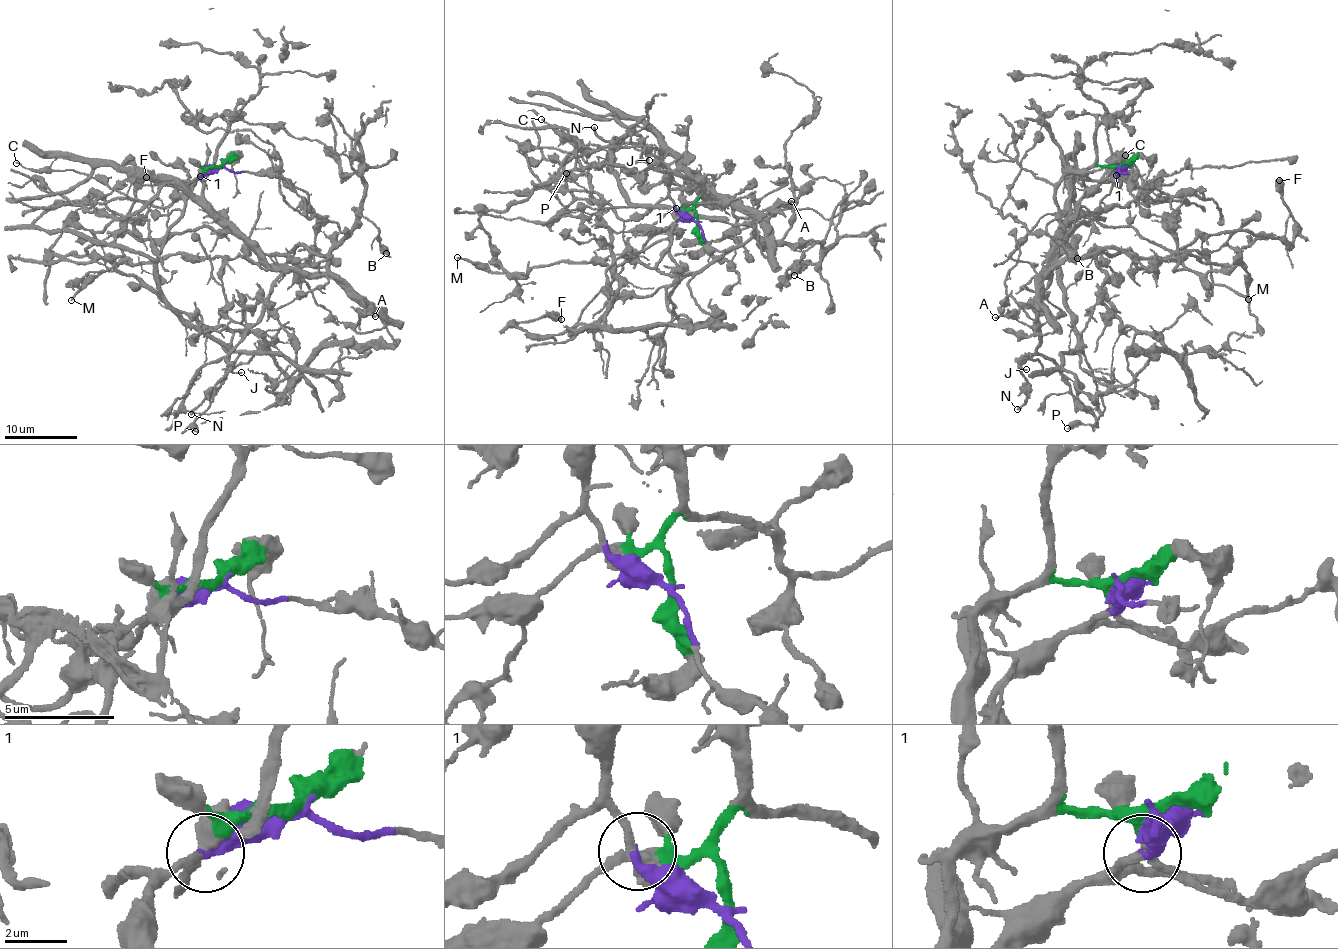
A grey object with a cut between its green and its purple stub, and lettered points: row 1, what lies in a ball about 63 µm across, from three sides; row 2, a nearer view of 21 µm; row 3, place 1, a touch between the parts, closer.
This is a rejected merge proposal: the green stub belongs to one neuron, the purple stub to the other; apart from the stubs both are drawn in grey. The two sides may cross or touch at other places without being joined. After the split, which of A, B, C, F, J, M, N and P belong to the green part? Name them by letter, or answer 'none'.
A, B, F, J, M, N

